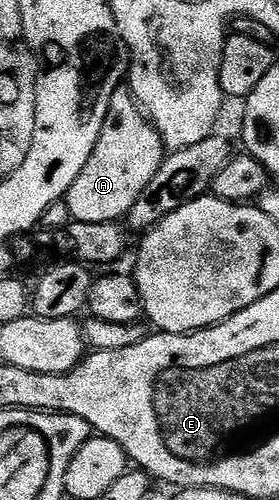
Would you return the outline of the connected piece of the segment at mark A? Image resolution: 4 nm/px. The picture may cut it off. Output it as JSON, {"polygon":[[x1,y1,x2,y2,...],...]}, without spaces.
{"polygon":[[127,86,117,87,114,97,110,97,106,121,94,153,90,161,86,161,82,173,78,173,66,196,73,220,78,223,114,223,123,220,146,185,150,185,165,158,164,138,160,136,155,123,148,118]]}

